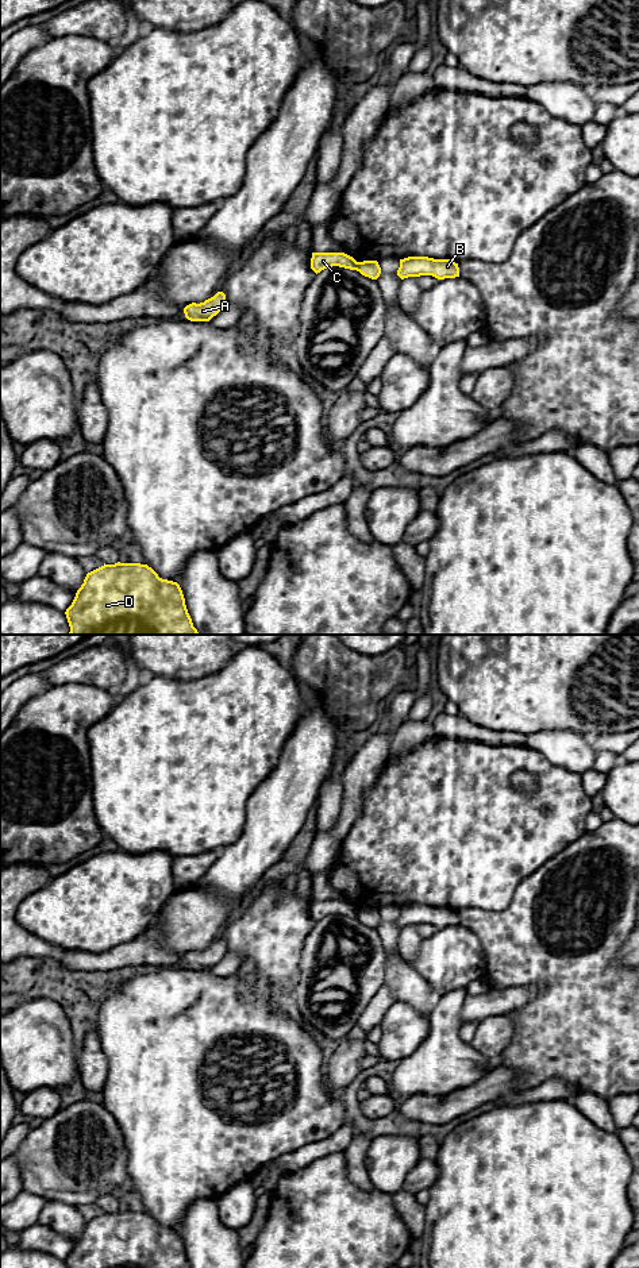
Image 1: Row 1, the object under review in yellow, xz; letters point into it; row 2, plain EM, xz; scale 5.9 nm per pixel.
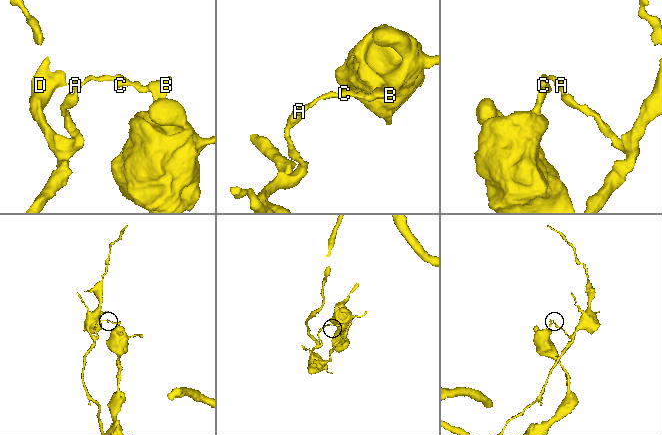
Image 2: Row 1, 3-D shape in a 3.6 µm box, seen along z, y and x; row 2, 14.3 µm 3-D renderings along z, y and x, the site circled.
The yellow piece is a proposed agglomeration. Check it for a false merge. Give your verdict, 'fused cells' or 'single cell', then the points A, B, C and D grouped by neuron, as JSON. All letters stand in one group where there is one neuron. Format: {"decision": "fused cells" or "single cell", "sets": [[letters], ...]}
{"decision": "fused cells", "sets": [["A", "C", "D"], ["B"]]}

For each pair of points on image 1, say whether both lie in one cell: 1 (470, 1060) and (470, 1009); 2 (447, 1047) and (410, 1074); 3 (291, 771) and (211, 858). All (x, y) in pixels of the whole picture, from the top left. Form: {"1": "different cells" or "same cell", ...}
{"1": "different cells", "2": "same cell", "3": "different cells"}

